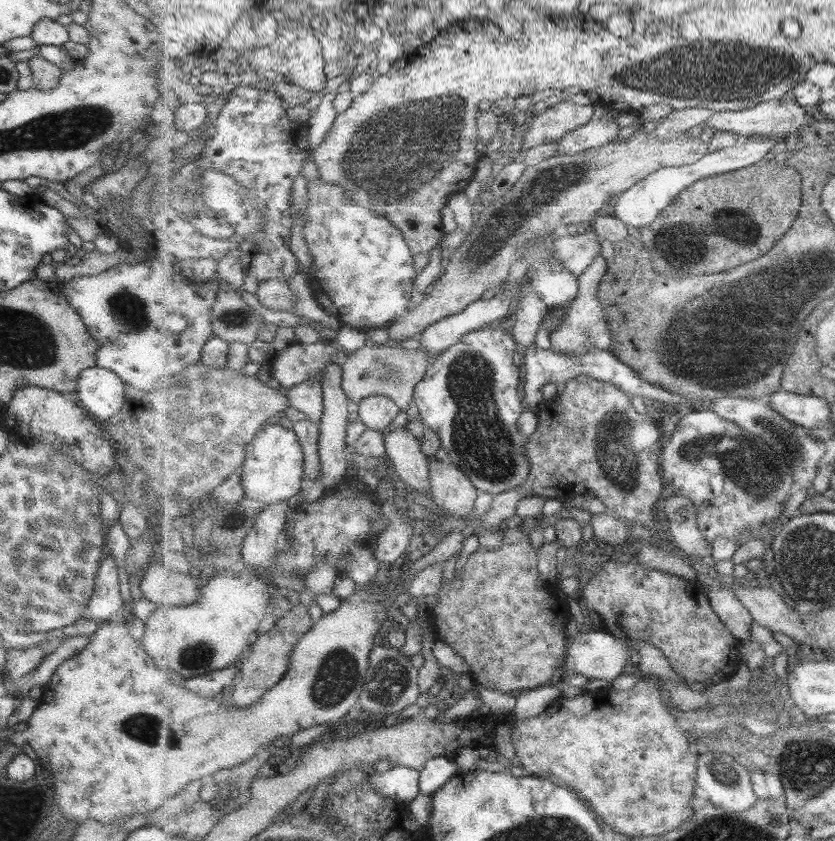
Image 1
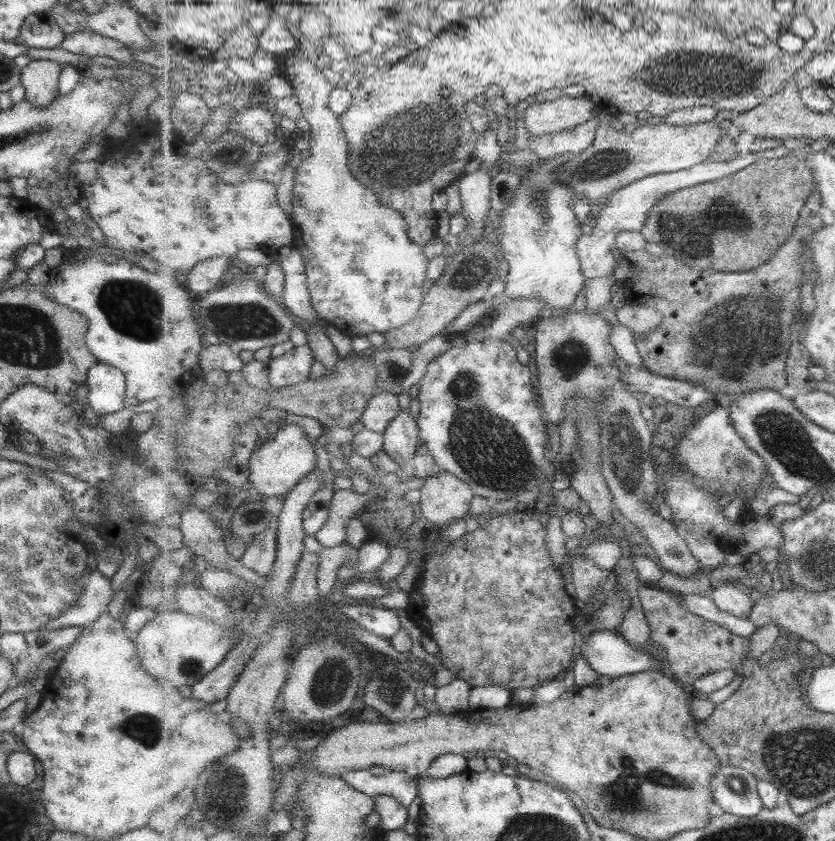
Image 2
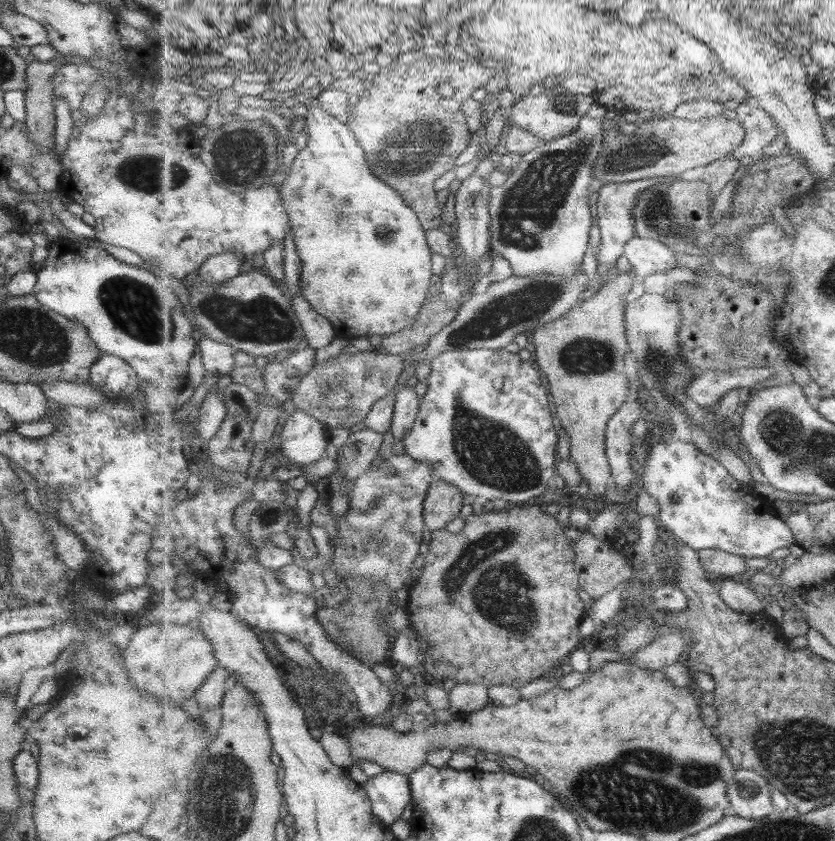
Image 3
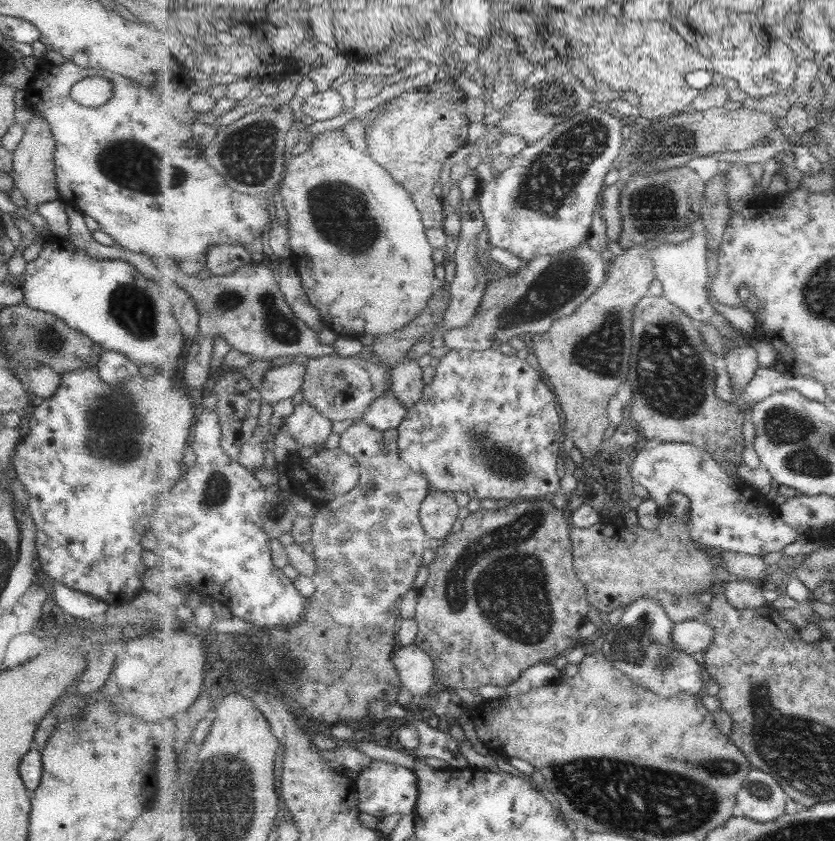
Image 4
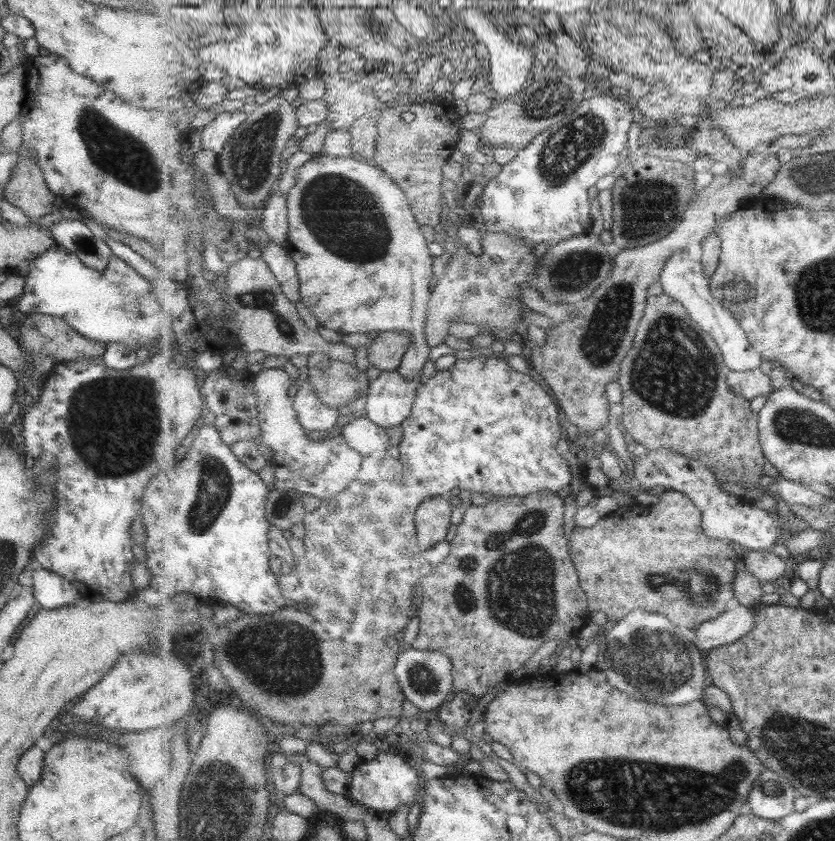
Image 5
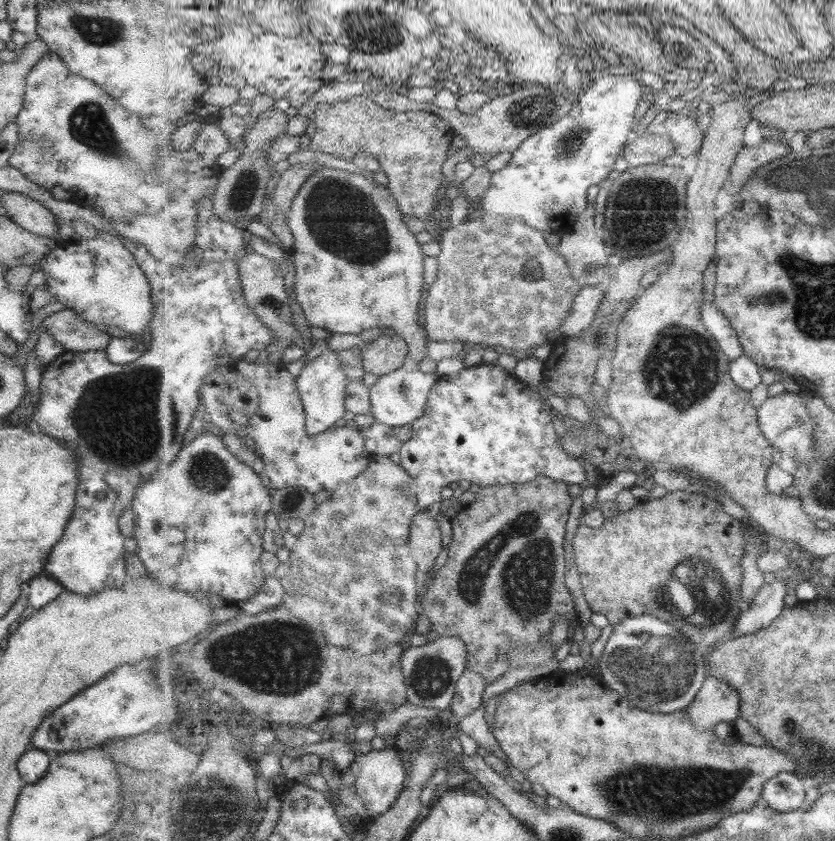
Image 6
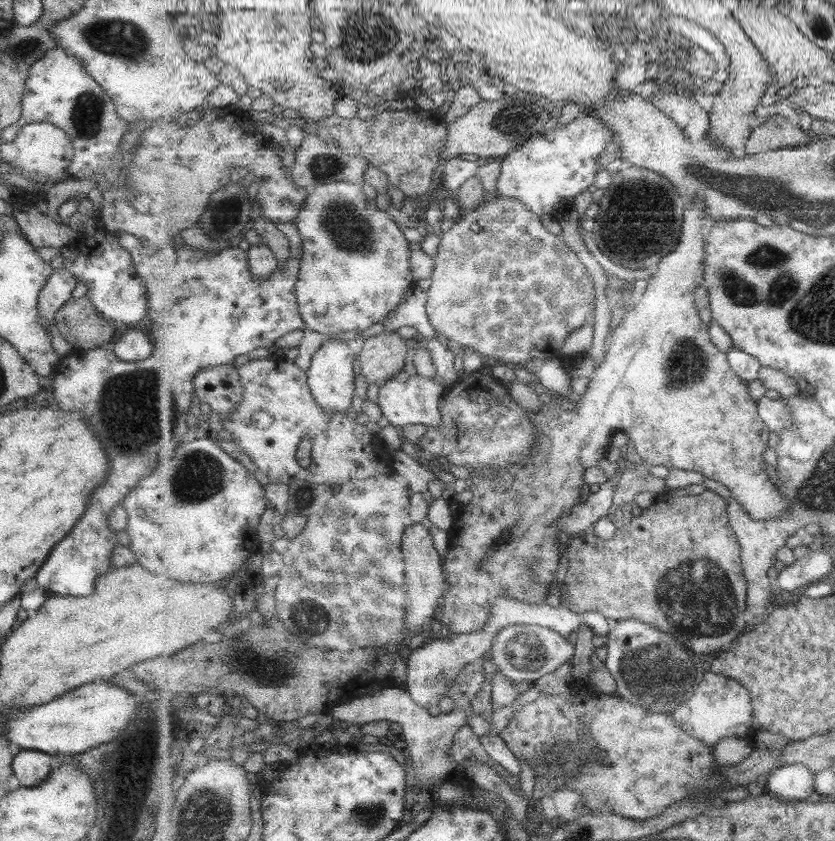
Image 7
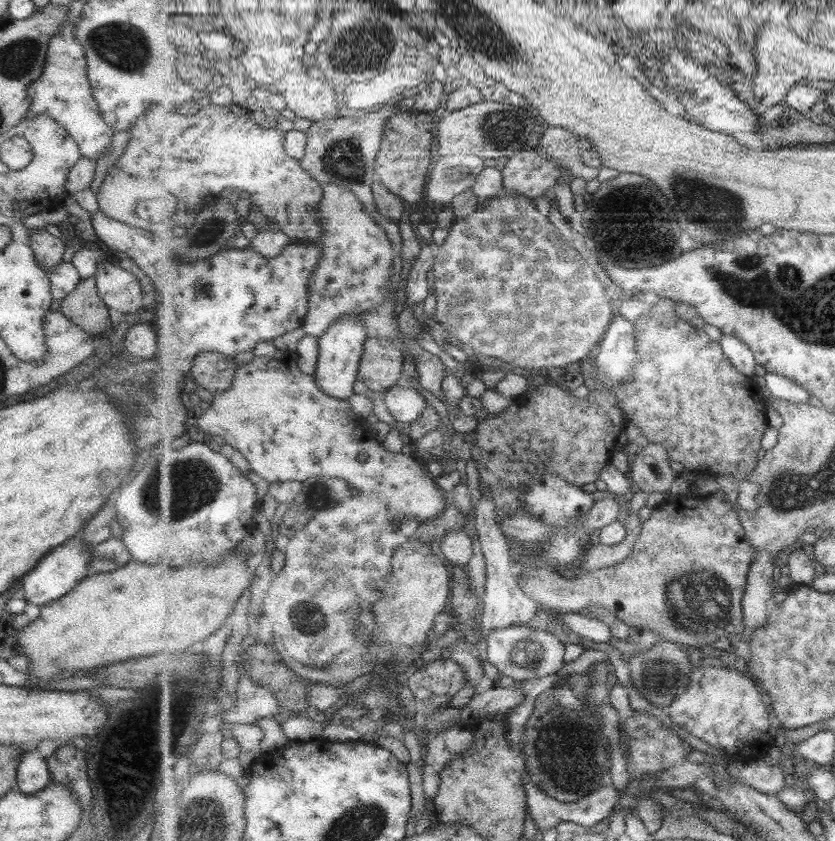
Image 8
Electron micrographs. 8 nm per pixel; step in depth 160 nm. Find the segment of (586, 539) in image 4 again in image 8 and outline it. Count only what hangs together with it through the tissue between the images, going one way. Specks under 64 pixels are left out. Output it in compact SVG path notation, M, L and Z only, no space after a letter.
M720 490L715 494L699 495L689 494L685 496L677 496L671 493L667 498L667 503L656 504L652 506L652 515L642 523L641 534L637 541L634 542L632 551L621 564L614 566L607 566L599 570L587 571L578 575L577 578L568 579L559 576L555 572L551 572L545 566L525 565L516 572L517 582L520 587L531 597L533 600L547 605L551 610L559 611L560 613L574 612L581 613L582 610L590 608L590 606L602 606L614 614L617 618L624 620L630 627L635 629L649 629L657 632L661 638L672 641L673 643L680 644L682 647L695 646L702 650L707 651L707 644L719 640L719 638L735 638L741 637L745 634L746 627L744 624L744 608L742 600L747 590L748 578L750 575L751 566L753 566L755 557L757 557L758 550L755 550L749 540L747 540L747 532L739 522L739 514L735 512L733 504L727 500L727 496Z

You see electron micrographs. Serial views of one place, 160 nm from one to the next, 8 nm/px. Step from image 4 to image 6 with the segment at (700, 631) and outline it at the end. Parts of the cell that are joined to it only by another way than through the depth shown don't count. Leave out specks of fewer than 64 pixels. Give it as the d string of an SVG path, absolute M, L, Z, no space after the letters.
M777 575L772 584L766 584L755 597L751 604L739 615L739 620L734 628L735 637L745 634L755 634L765 626L771 626L773 621L785 608L785 596L787 596L787 579L783 575Z

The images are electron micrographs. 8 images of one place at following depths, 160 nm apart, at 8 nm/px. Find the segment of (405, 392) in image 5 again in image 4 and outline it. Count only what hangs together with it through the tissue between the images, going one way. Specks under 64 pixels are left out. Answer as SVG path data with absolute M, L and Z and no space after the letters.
M390 388L383 396L376 398L368 412L363 416L364 421L379 431L398 429L407 416L409 408L405 408L404 404L396 397L394 391Z

